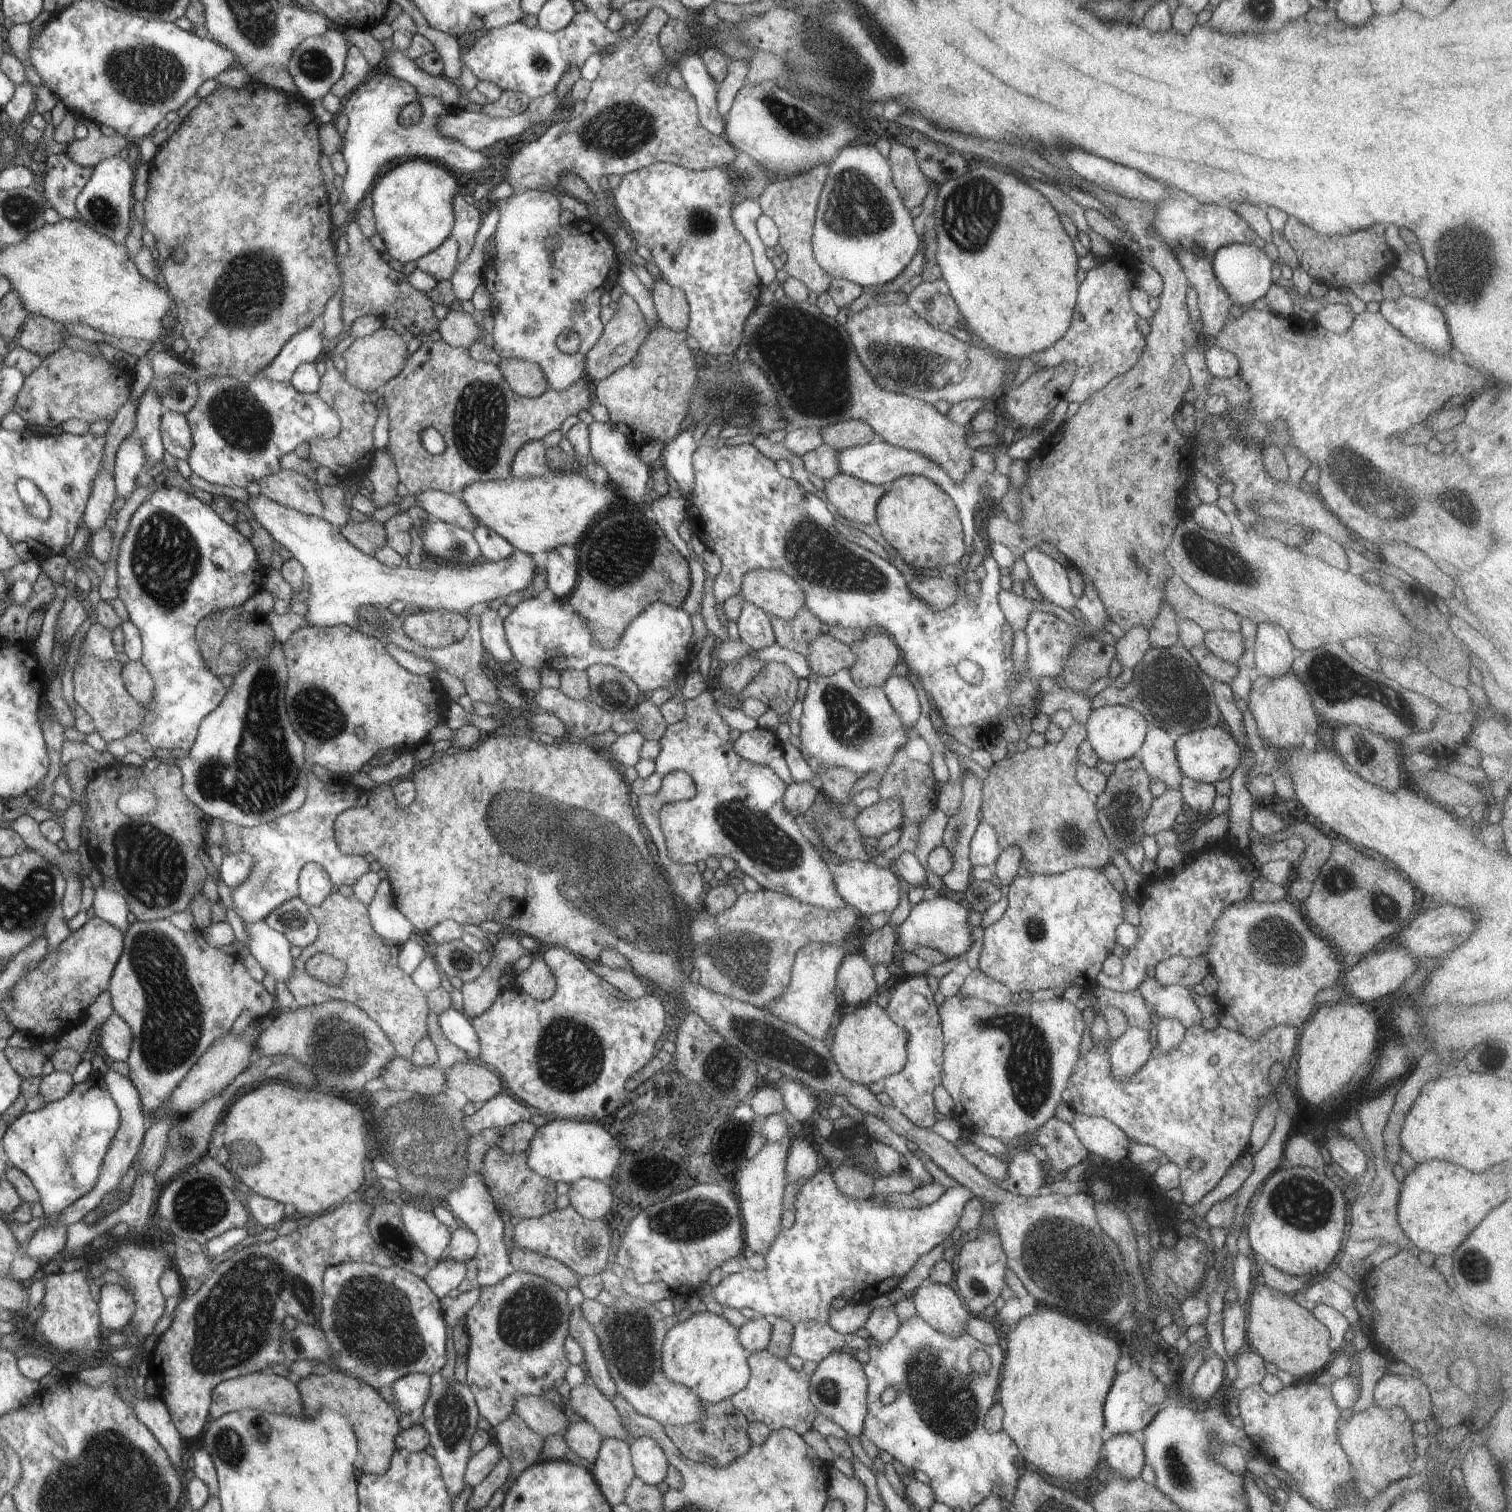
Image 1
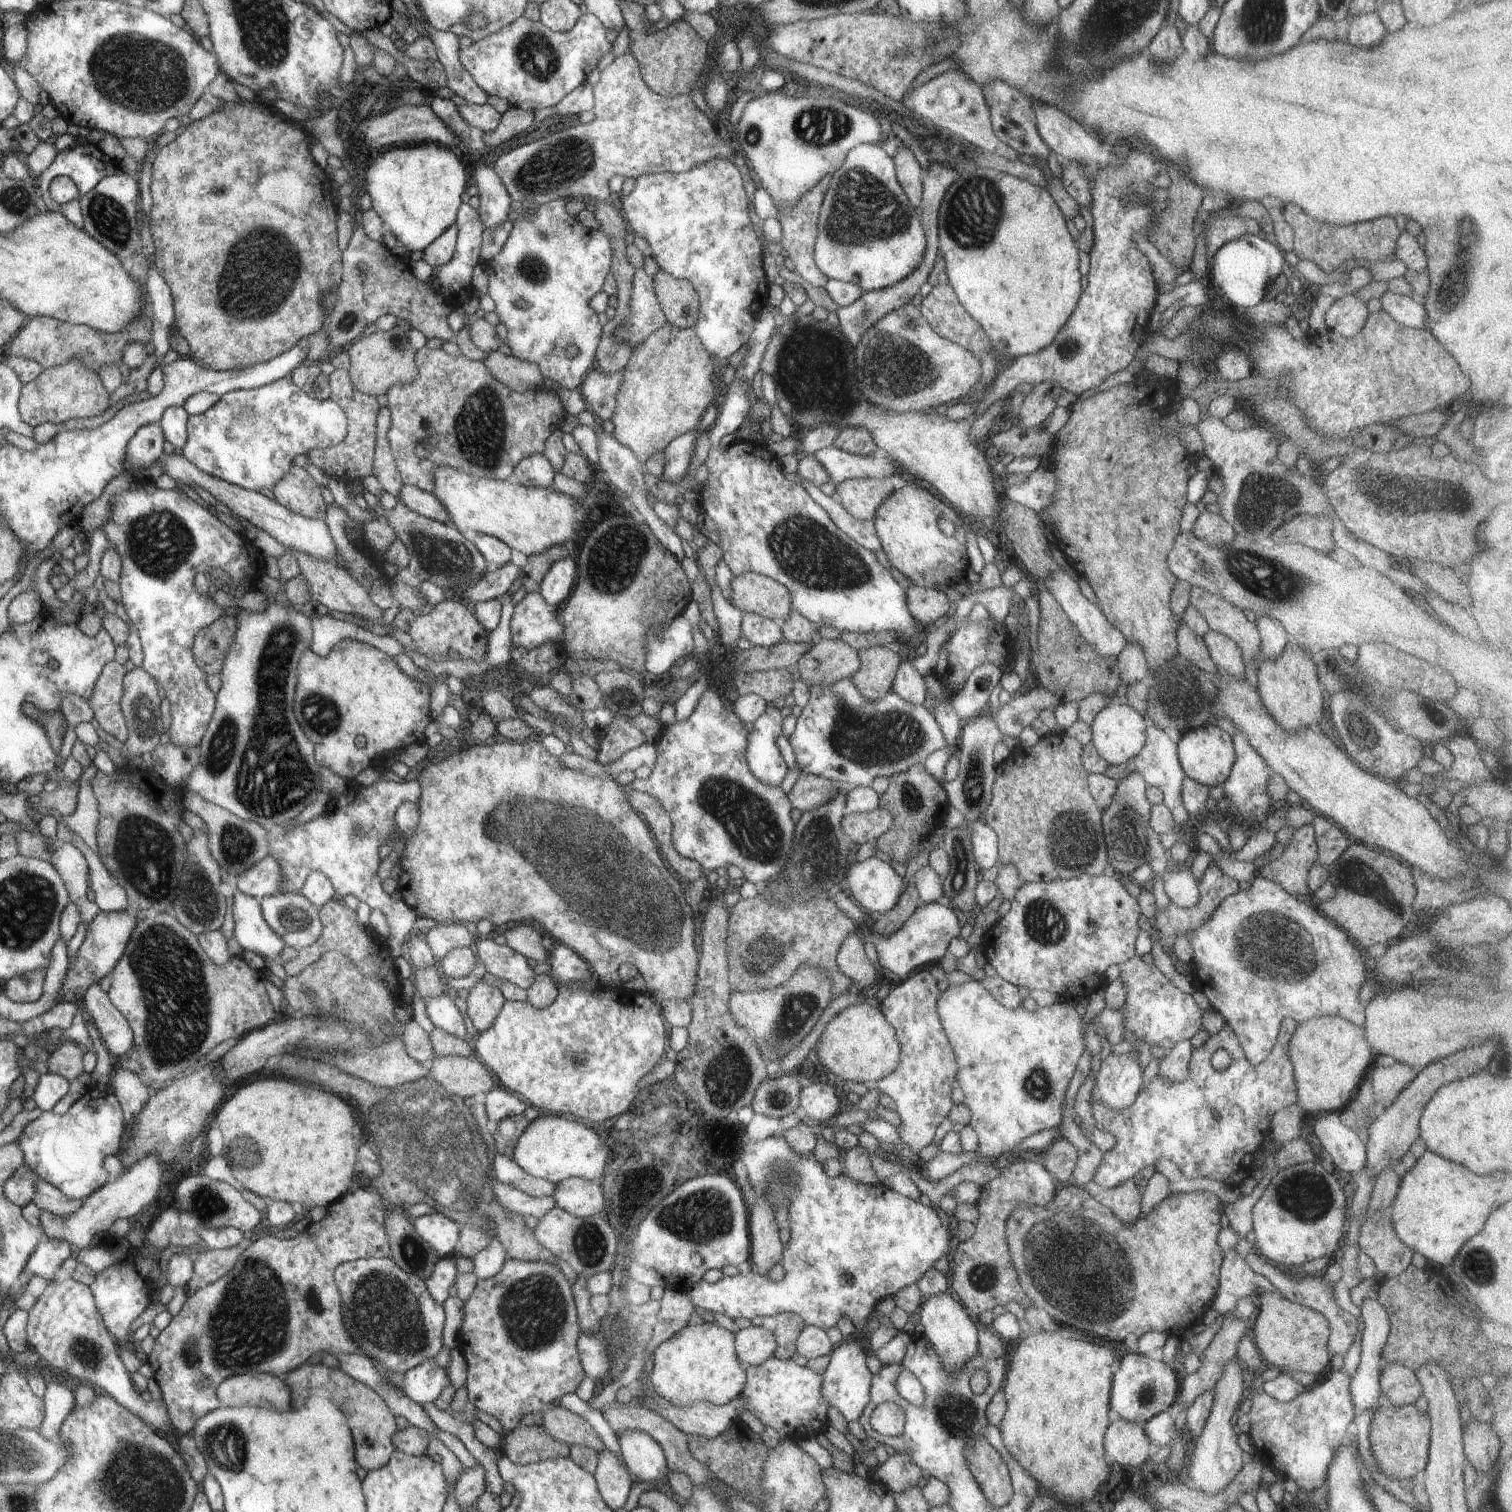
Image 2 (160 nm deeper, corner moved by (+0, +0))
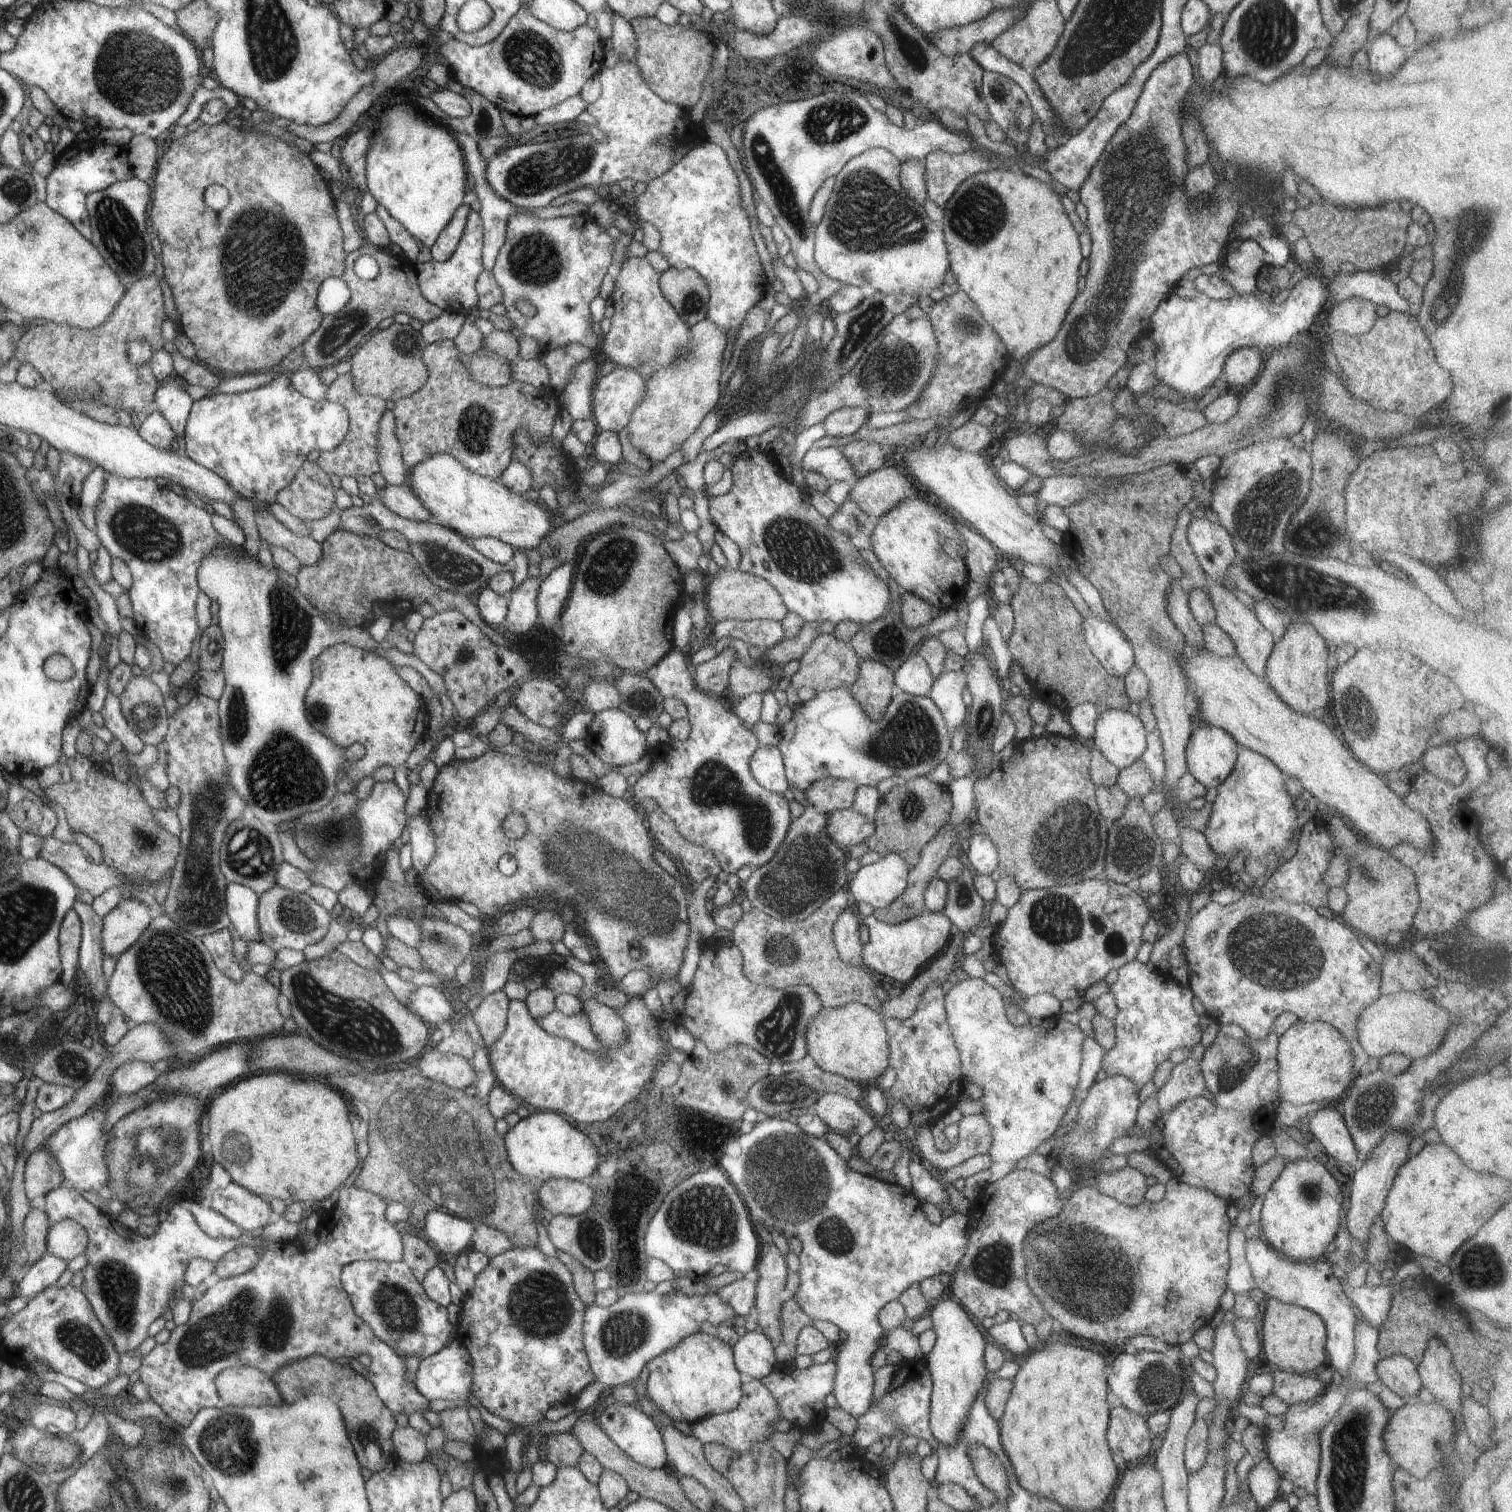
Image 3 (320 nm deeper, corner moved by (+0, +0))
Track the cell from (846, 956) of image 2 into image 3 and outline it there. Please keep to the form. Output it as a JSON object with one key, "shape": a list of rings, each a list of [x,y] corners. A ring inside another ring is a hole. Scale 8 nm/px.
{"shape":[[[846,907],[837,918],[833,926],[833,939],[840,958],[849,965],[863,966],[863,942],[859,933],[859,926],[863,917],[854,913],[854,907]]]}

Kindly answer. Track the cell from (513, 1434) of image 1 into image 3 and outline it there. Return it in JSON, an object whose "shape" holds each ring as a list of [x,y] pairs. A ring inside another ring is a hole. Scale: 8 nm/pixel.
{"shape":[[[570,1431],[565,1433],[551,1433],[545,1443],[548,1445],[548,1461],[557,1469],[562,1467],[576,1467],[580,1457],[585,1453],[581,1442]]]}

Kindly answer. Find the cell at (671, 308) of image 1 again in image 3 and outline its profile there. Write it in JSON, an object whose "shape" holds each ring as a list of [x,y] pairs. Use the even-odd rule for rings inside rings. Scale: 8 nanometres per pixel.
{"shape":[[[670,267],[662,273],[660,286],[690,326],[707,318],[710,291],[696,269]]]}

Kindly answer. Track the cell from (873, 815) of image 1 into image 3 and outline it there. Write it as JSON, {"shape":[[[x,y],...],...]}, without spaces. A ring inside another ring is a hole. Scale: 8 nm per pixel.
{"shape":[[[850,808],[831,813],[825,830],[839,847],[845,848],[870,839],[875,831],[875,823]]]}

